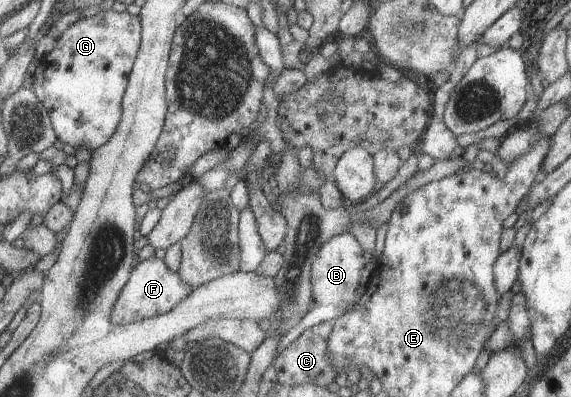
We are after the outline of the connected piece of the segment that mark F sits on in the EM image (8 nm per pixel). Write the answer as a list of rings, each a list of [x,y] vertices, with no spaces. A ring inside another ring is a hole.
[[[155,257],[140,260],[113,307],[112,321],[114,324],[132,324],[166,314],[174,310],[174,307],[177,307],[185,298],[189,298],[193,291],[194,288],[177,272],[172,271],[164,260]]]

